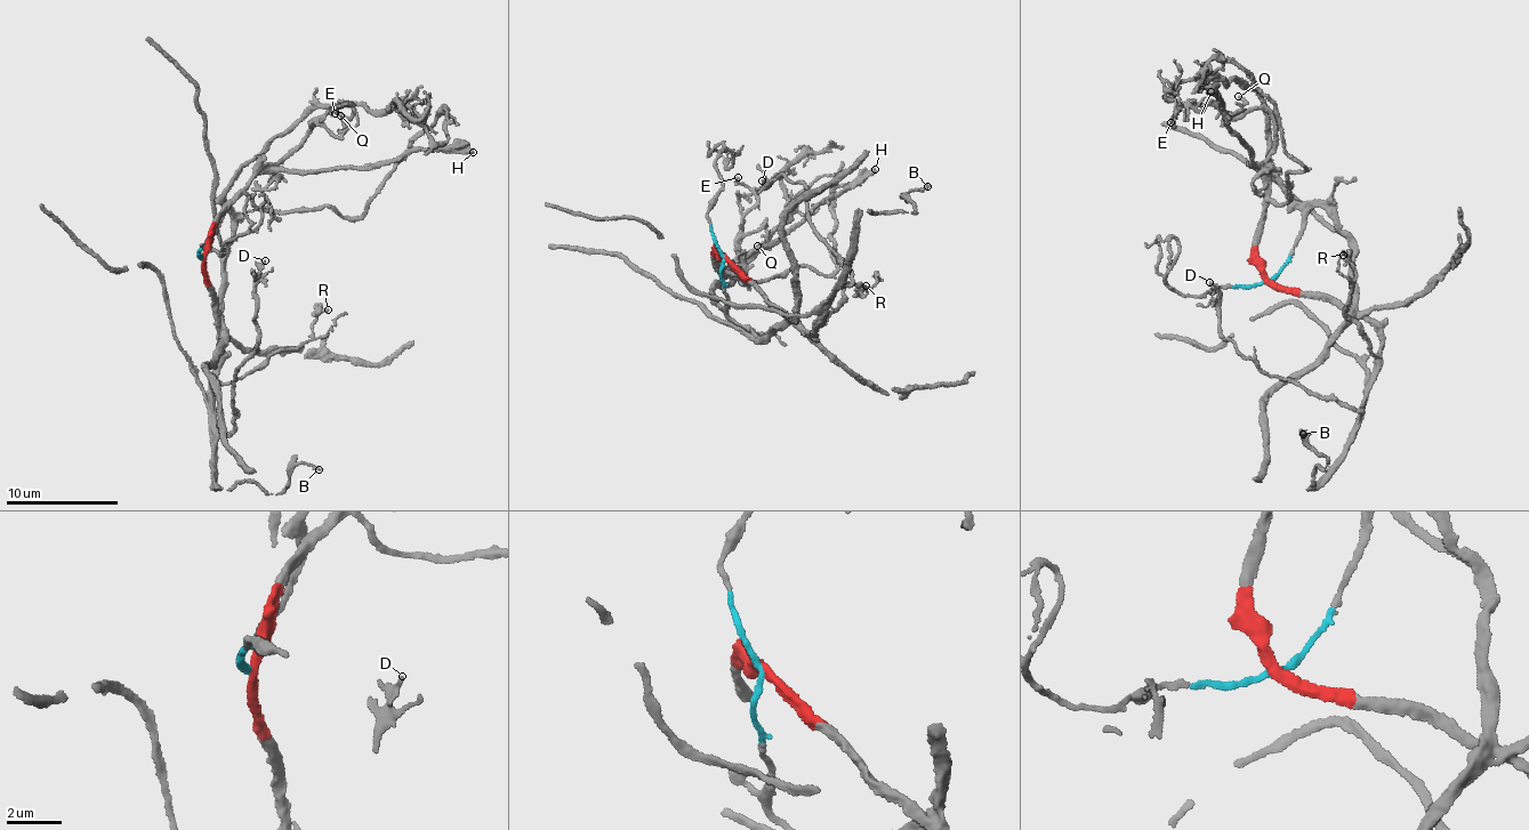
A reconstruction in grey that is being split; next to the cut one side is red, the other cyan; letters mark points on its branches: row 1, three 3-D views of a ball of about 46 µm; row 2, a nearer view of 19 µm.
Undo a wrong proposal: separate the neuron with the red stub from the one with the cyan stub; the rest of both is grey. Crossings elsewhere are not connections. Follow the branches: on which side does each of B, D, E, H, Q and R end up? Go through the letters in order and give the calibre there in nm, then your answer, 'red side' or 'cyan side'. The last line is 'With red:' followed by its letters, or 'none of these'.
B: 180 nm | red side
D: 160 nm | red side
E: 140 nm | red side
H: 400 nm | red side
Q: 170 nm | red side
R: 150 nm | red side
With red: B, D, E, H, Q, R

